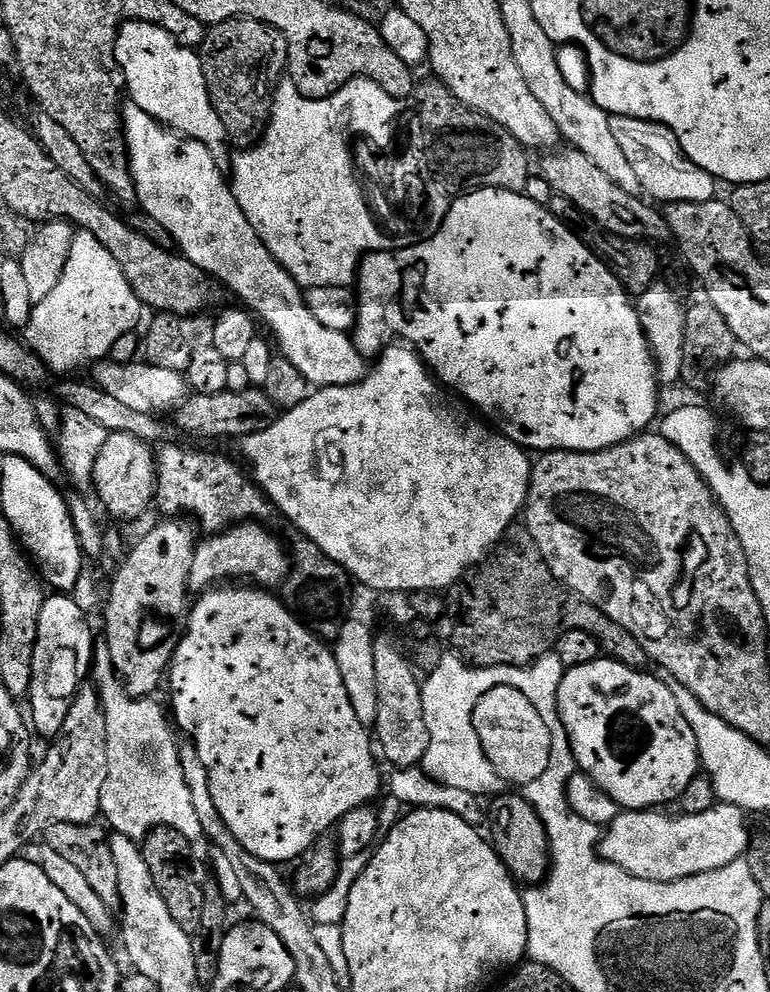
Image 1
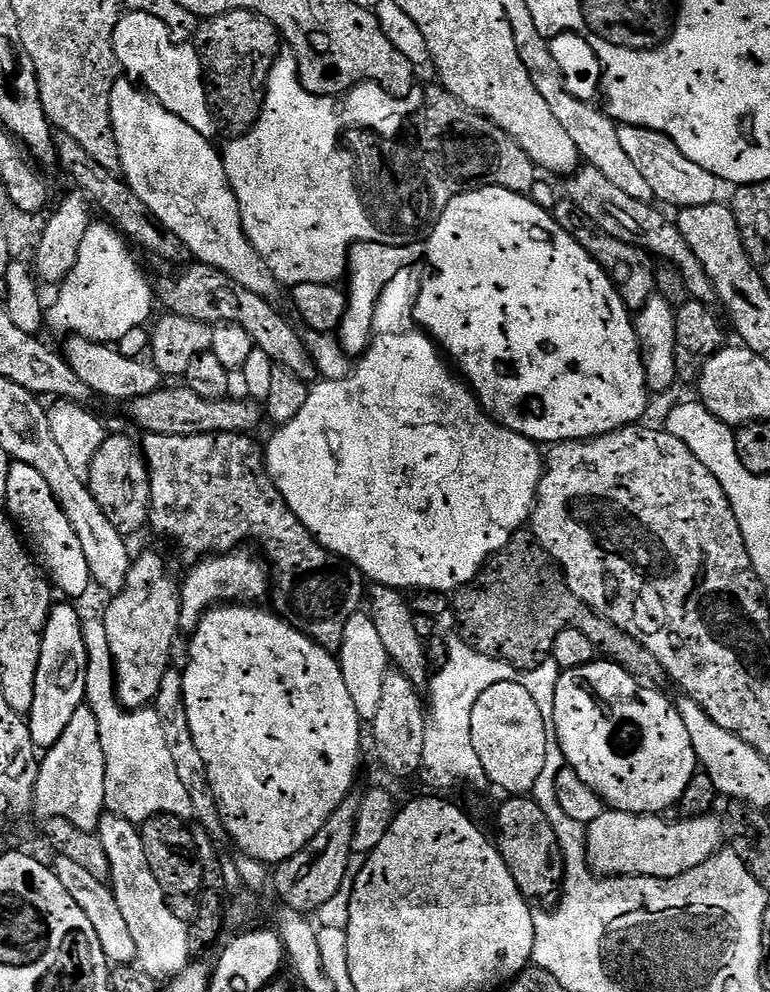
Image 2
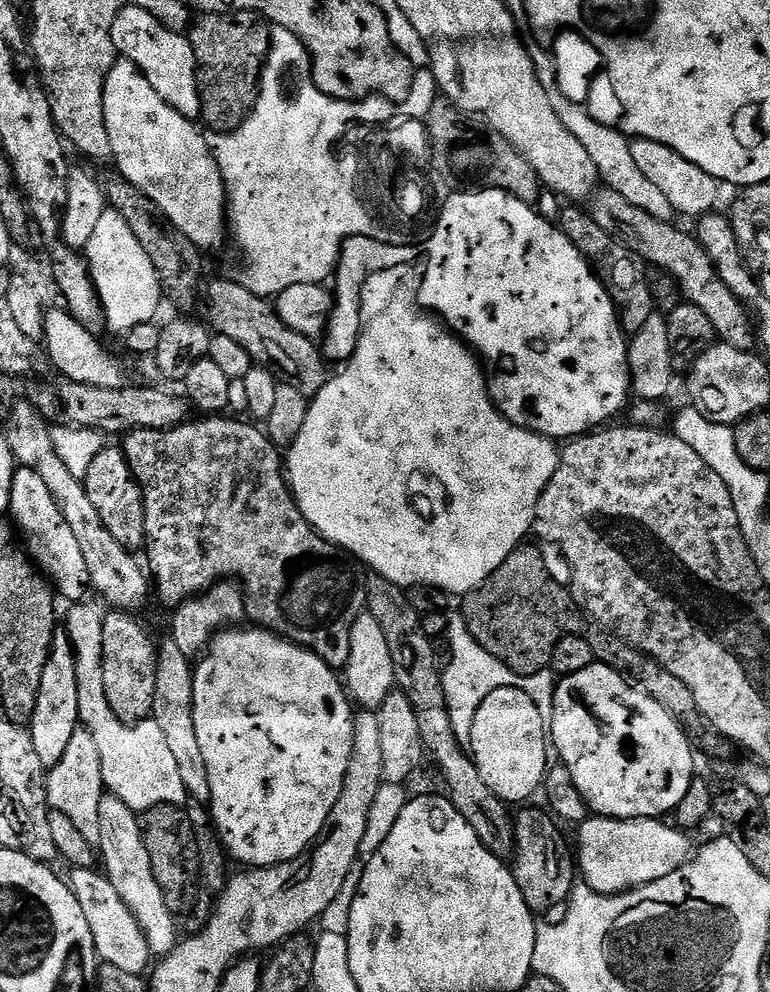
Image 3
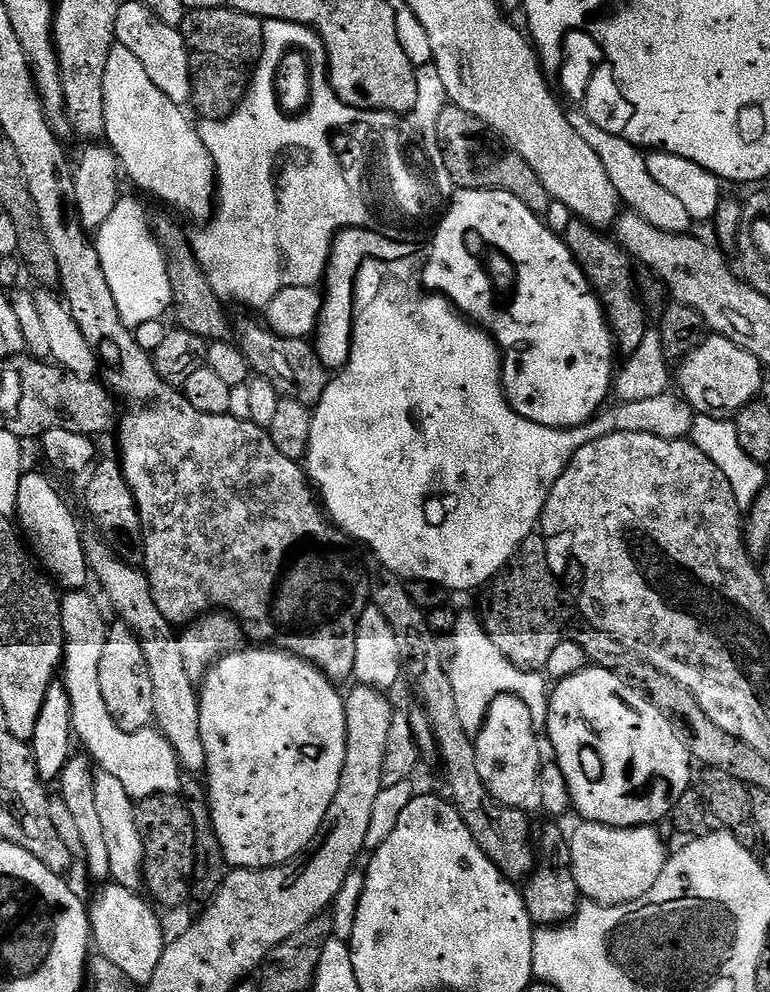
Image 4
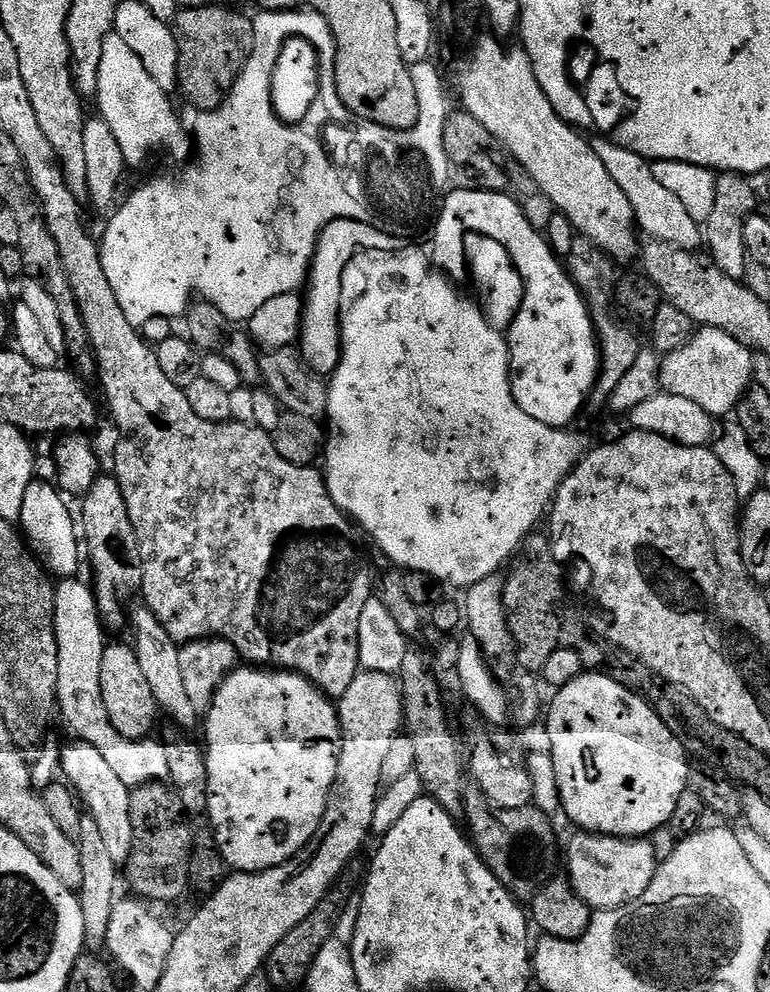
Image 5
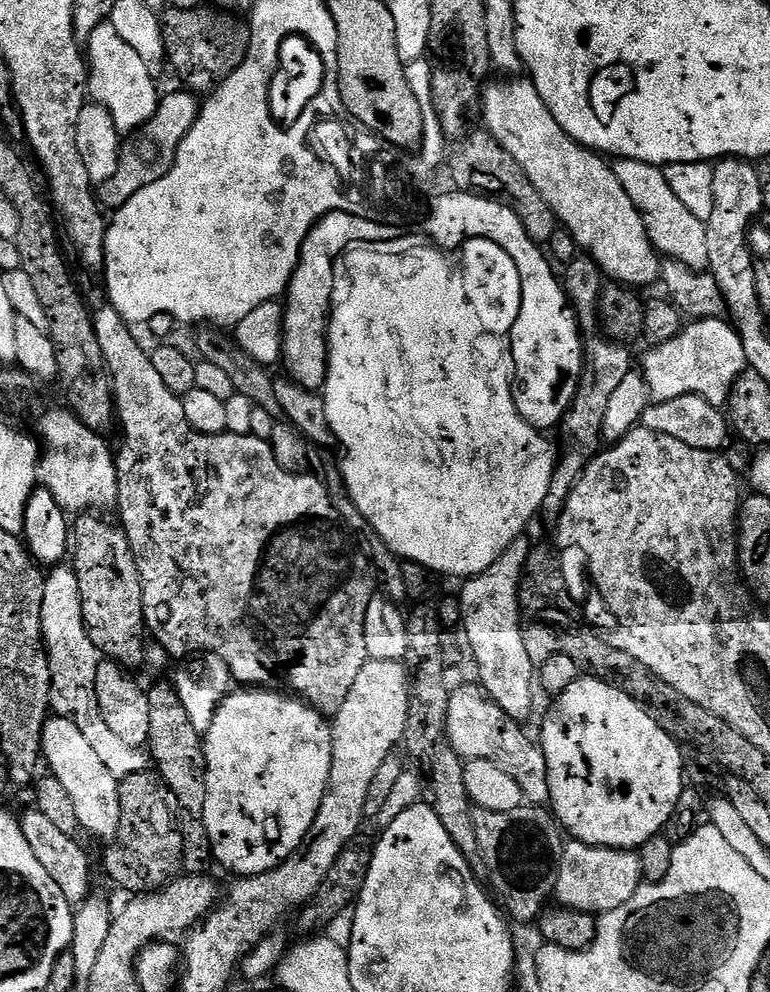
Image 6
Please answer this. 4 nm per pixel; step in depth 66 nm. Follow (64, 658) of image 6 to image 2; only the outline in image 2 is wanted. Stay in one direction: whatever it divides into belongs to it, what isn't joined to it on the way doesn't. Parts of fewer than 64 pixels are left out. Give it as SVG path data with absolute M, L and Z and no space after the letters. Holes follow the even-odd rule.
M85 619L86 638L86 707L98 718L98 734L102 738L102 754L106 754L105 809L111 815L126 818L137 826L155 816L177 816L185 822L193 819L190 794L182 787L170 749L166 747L166 734L158 722L155 707L129 712L120 705L116 696L116 671L110 658L110 642L106 639L103 619Z

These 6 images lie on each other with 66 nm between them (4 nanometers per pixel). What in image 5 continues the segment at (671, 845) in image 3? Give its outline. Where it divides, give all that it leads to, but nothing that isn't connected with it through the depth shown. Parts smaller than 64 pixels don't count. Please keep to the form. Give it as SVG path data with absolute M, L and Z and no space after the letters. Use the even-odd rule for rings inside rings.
M580 832L568 844L566 879L576 896L593 910L621 908L646 894L656 877L658 861L649 841L644 838L597 836Z

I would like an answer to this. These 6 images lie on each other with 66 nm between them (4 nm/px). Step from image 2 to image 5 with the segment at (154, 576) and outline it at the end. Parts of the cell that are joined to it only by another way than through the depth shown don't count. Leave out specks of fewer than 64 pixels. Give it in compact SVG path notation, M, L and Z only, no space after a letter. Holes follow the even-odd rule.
M109 643L102 654L100 667L100 690L106 714L114 730L122 738L142 740L153 735L158 709L154 694L150 694L150 685L142 675L142 666L138 666L135 647Z

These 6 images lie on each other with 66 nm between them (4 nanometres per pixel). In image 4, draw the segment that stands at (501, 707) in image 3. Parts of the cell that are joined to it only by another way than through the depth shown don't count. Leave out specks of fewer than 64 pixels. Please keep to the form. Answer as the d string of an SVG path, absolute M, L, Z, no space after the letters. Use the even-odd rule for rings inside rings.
M500 697L490 700L482 730L475 737L475 766L483 785L497 804L508 807L525 807L531 797L535 797L540 777L542 759L540 744L536 734L535 713L528 710L519 699Z

